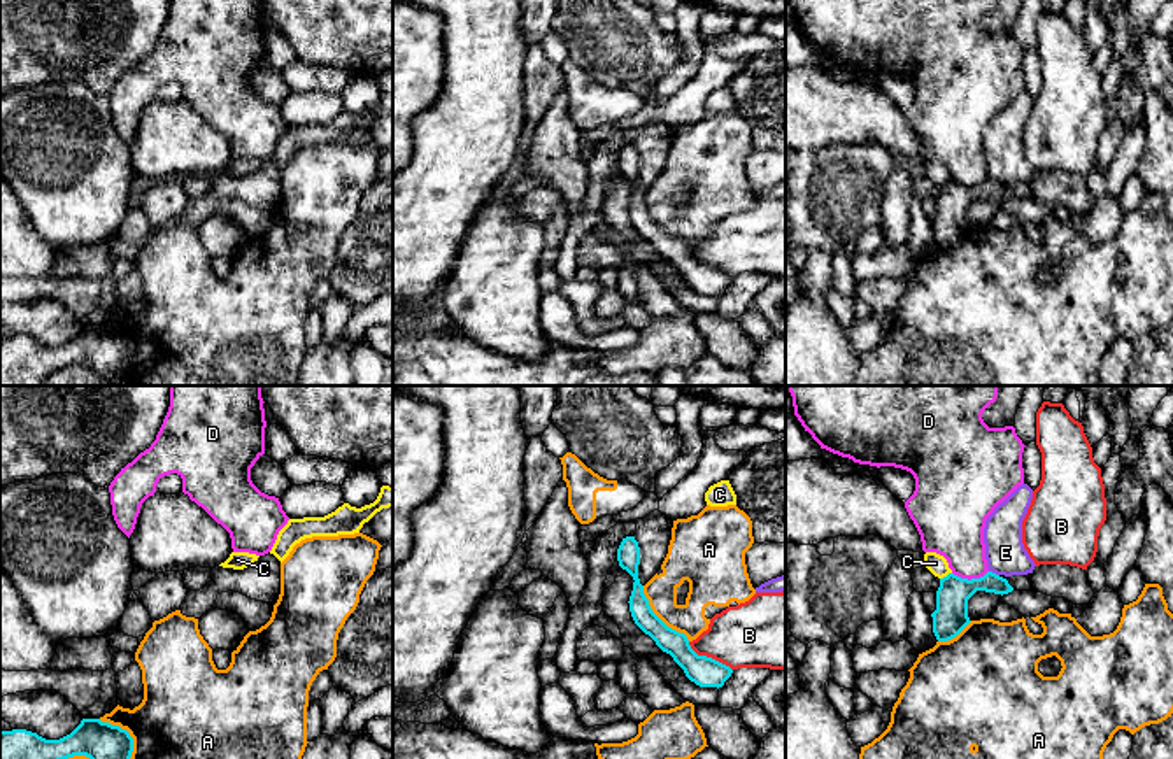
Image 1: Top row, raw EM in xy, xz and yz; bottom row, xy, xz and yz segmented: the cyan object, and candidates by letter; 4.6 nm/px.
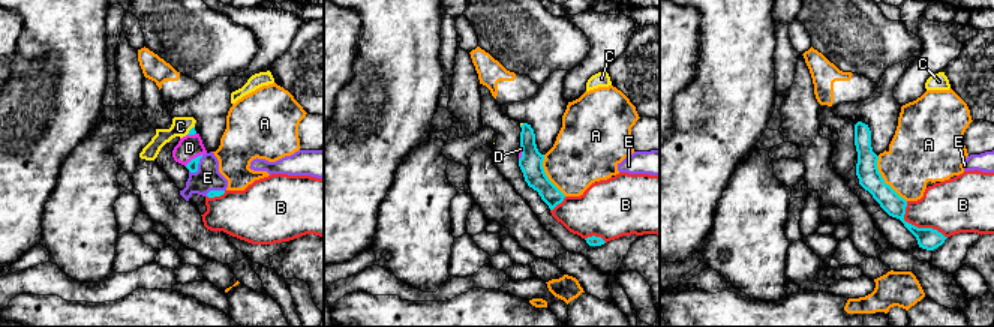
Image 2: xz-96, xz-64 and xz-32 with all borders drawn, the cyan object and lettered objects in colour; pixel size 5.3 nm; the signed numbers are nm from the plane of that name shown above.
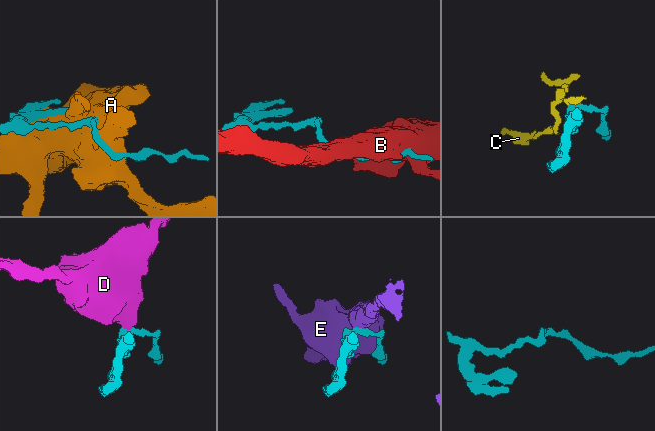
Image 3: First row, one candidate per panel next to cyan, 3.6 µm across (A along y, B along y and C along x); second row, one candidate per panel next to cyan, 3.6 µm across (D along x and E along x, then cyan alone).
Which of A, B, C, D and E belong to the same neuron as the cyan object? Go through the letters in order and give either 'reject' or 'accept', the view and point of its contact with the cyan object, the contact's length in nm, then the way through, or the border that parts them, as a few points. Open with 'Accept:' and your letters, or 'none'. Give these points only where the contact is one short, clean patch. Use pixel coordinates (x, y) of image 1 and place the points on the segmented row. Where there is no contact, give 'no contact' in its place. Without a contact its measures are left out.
Accept: none
A: reject; meets cyan in xz at (658, 617); contact 340 nm long
B: reject; meets cyan in xz at (709, 658); contact 240 nm long
C: reject; meets cyan in yz at (947, 575); contact 70 nm long; border along yz (951, 572), (940, 579)
D: reject; meets cyan in yz at (972, 579); contact 170 nm long; border along yz (988, 570), (970, 579), (952, 574)
E: reject; meets cyan in yz at (995, 574); contact 50 nm long

